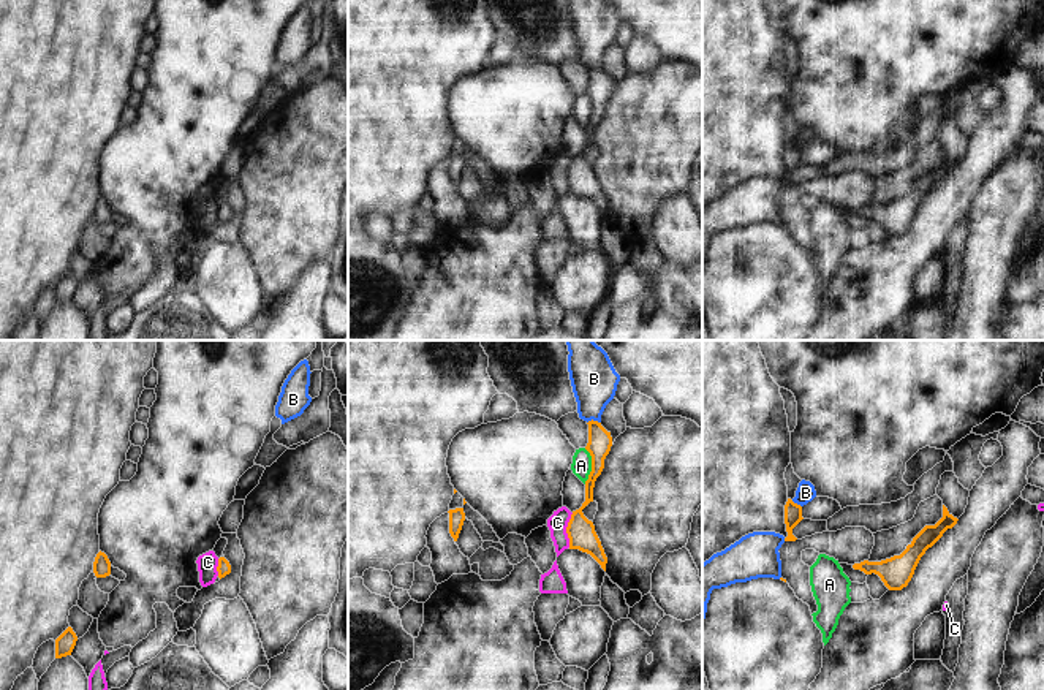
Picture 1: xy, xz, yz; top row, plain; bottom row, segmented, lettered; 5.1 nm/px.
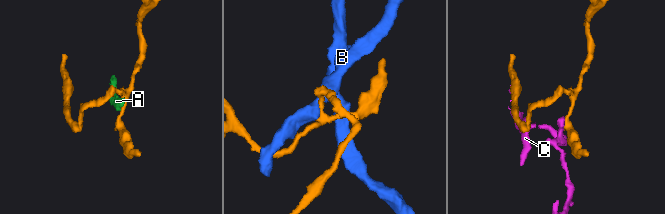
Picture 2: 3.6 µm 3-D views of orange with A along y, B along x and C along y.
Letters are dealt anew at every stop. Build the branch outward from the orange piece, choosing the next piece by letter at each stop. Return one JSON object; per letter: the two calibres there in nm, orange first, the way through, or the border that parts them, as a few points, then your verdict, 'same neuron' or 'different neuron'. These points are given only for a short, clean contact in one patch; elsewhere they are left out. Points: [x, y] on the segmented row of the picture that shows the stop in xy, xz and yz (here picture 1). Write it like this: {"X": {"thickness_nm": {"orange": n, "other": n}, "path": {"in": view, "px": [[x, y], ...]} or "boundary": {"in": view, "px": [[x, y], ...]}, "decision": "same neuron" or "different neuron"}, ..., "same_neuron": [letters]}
{"A": {"thickness_nm": {"orange": 120, "other": 100}, "boundary": {"in": "xz", "px": [[584, 448], [590, 456], [590, 473], [586, 483]]}, "decision": "different neuron"}, "B": {"thickness_nm": {"orange": 120, "other": 240}, "boundary": {"in": "xz", "px": [[600, 421], [590, 420], [587, 423]]}, "decision": "different neuron"}, "C": {"thickness_nm": {"orange": 140, "other": 100}, "boundary": {"in": "xz", "px": [[573, 513], [567, 527], [568, 546]]}, "decision": "different neuron"}, "same_neuron": []}

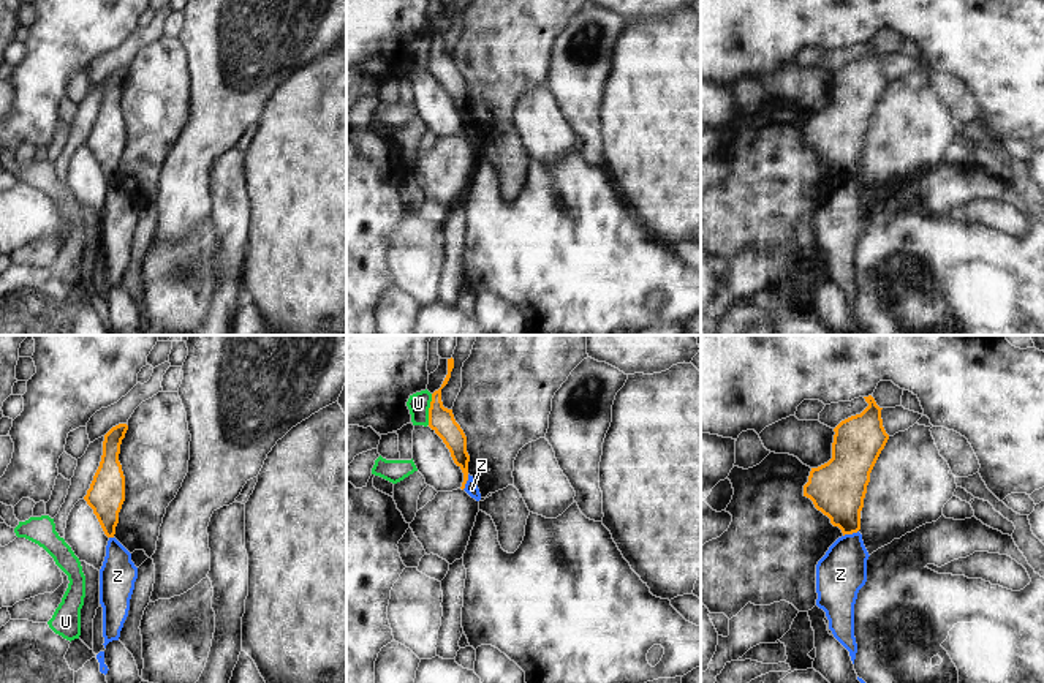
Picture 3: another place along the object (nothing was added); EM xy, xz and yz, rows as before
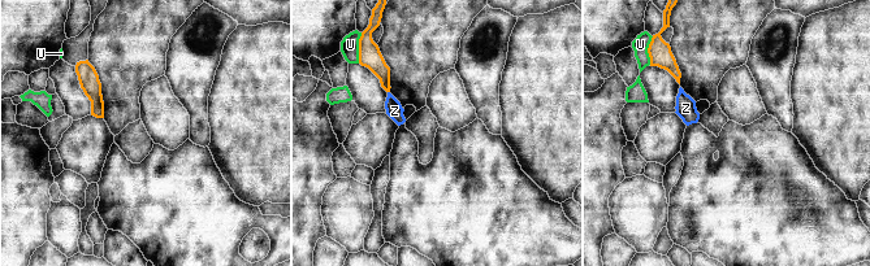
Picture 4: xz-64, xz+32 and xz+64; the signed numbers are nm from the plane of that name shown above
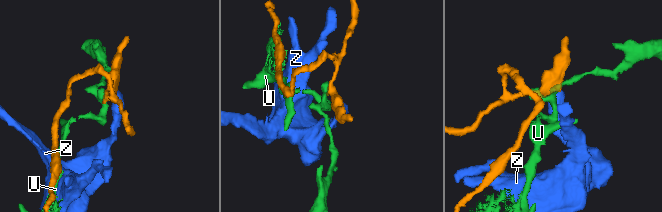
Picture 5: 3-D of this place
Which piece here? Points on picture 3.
{"U": {"thickness_nm": {"orange": 130, "other": 120}, "boundary": {"in": "xz", "px": [[432, 394], [427, 424]]}, "decision": "different neuron"}, "Z": {"thickness_nm": {"orange": 120, "other": 70}, "boundary": {"in": "xz", "px": [[469, 475], [462, 489]]}, "decision": "different neuron"}, "same_neuron": []}

